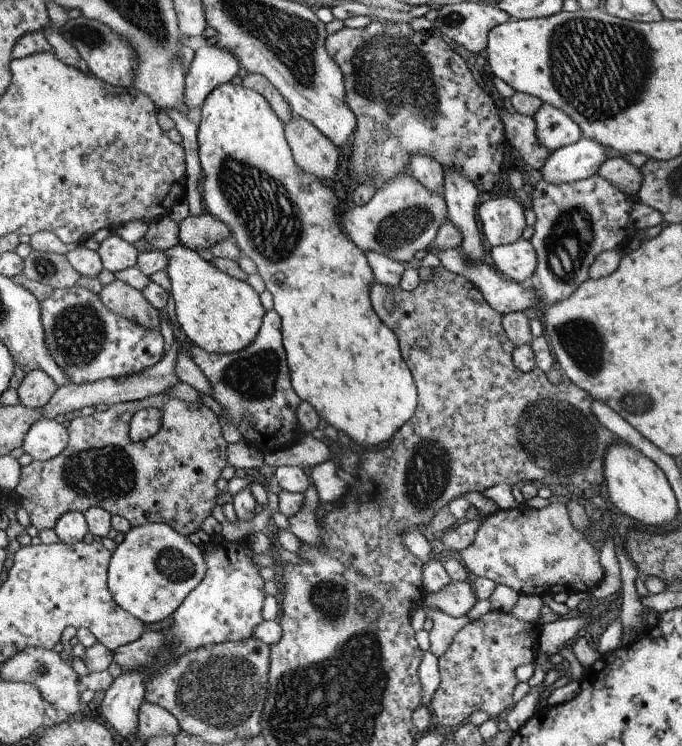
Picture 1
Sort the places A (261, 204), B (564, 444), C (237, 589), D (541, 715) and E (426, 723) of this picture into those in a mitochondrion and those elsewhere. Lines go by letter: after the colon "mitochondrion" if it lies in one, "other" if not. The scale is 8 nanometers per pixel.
A: mitochondrion
B: mitochondrion
C: other
D: other
E: other

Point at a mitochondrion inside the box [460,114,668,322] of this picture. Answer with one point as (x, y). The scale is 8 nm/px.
(568, 242)

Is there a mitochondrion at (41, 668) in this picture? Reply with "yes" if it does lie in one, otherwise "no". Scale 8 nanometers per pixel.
yes

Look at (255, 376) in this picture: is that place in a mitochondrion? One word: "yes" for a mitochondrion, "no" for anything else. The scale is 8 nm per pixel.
yes

